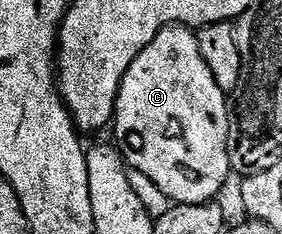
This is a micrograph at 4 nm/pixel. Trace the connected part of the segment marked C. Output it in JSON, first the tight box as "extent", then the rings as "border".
{"extent":[111,26,231,204],"border":[[[170,26],[159,30],[159,34],[155,34],[153,41],[141,51],[139,58],[135,58],[135,62],[131,62],[131,66],[119,86],[117,111],[113,113],[111,132],[117,135],[115,144],[126,165],[128,165],[130,169],[152,176],[155,183],[159,186],[159,190],[163,190],[163,194],[167,194],[167,198],[173,204],[208,204],[218,199],[217,195],[220,194],[221,187],[225,184],[225,179],[231,176],[229,166],[230,115],[231,104],[227,99],[227,94],[219,86],[219,82],[215,82],[215,74],[211,74],[207,62],[203,62],[203,54],[199,50],[199,42],[197,41],[197,32],[189,26]]]}

